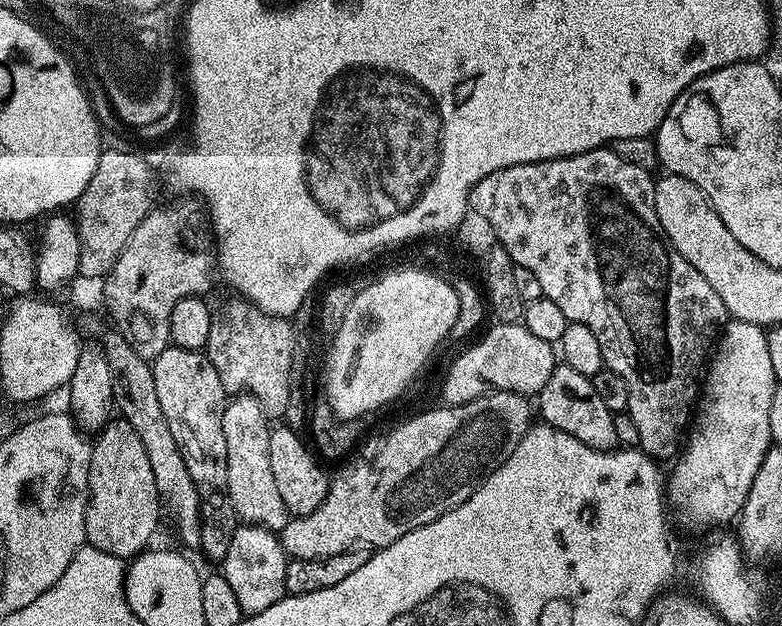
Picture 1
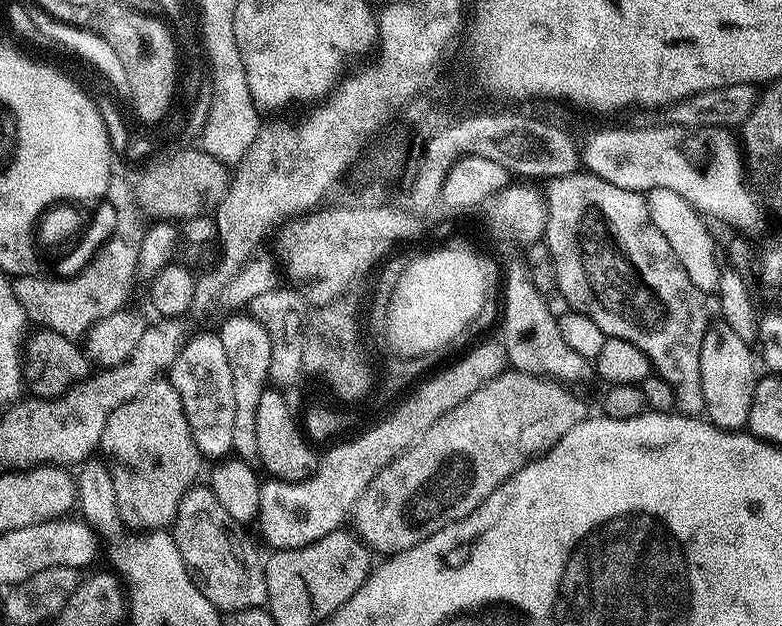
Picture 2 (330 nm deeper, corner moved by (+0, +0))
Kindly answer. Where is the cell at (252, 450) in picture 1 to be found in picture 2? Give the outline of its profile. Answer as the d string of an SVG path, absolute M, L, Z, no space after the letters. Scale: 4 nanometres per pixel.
M228 314L218 327L226 362L230 362L230 375L234 382L234 442L232 452L241 460L255 461L258 457L258 430L256 415L258 401L270 380L270 334L251 314Z

